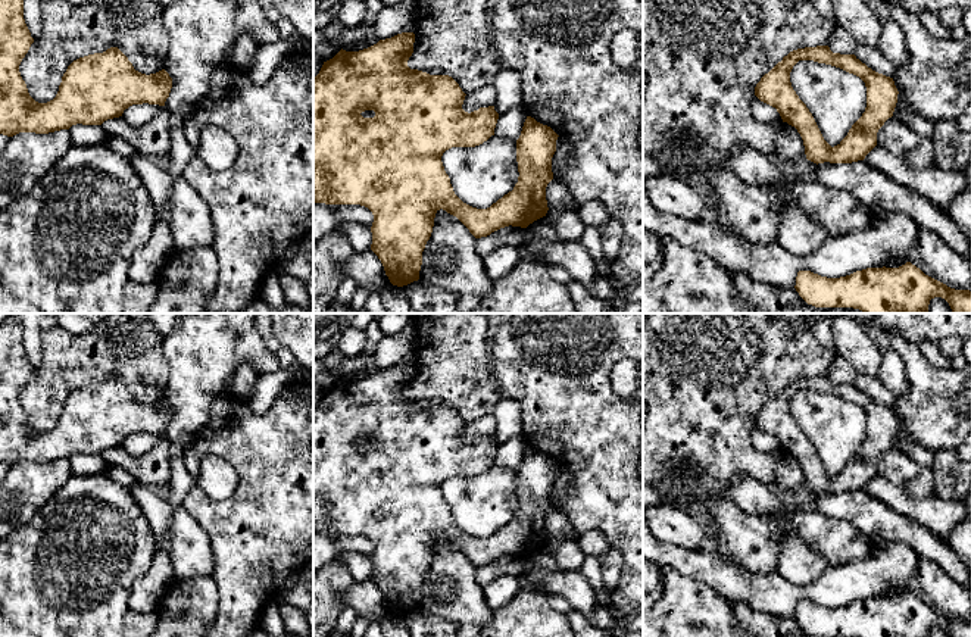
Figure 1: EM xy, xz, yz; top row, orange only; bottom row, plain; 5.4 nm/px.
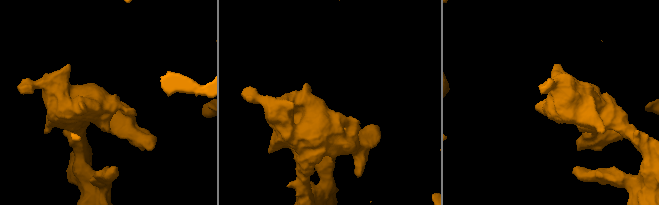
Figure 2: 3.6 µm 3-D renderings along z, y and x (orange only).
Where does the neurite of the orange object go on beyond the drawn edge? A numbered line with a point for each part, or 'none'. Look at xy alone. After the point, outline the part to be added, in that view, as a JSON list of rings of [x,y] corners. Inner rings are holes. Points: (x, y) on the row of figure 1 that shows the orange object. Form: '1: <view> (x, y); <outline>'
none

